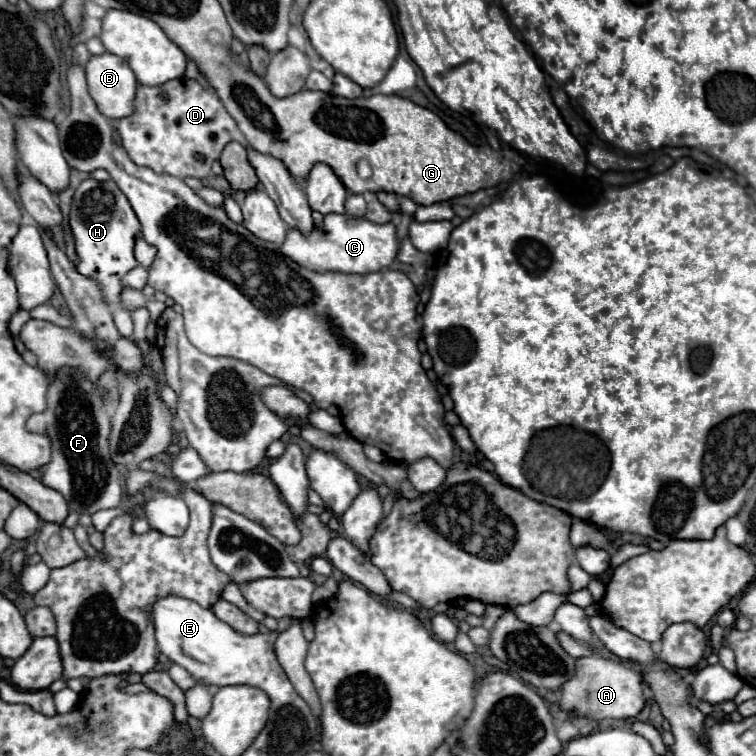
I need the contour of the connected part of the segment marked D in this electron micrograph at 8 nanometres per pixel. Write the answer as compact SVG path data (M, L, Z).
M186 77L184 81L174 79L158 87L138 85L136 113L118 121L120 145L136 165L148 167L158 175L206 179L212 173L214 161L220 159L222 149L234 139L234 131L238 129L232 115L214 95L198 81Z

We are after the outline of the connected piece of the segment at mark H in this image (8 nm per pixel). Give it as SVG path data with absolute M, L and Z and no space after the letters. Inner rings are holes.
M88 177L74 193L68 225L76 243L78 273L94 279L100 285L102 297L108 305L120 305L122 277L138 265L138 261L134 259L134 239L140 231L140 223L136 221L128 199L124 197L124 193L120 193L114 181L100 183Z

